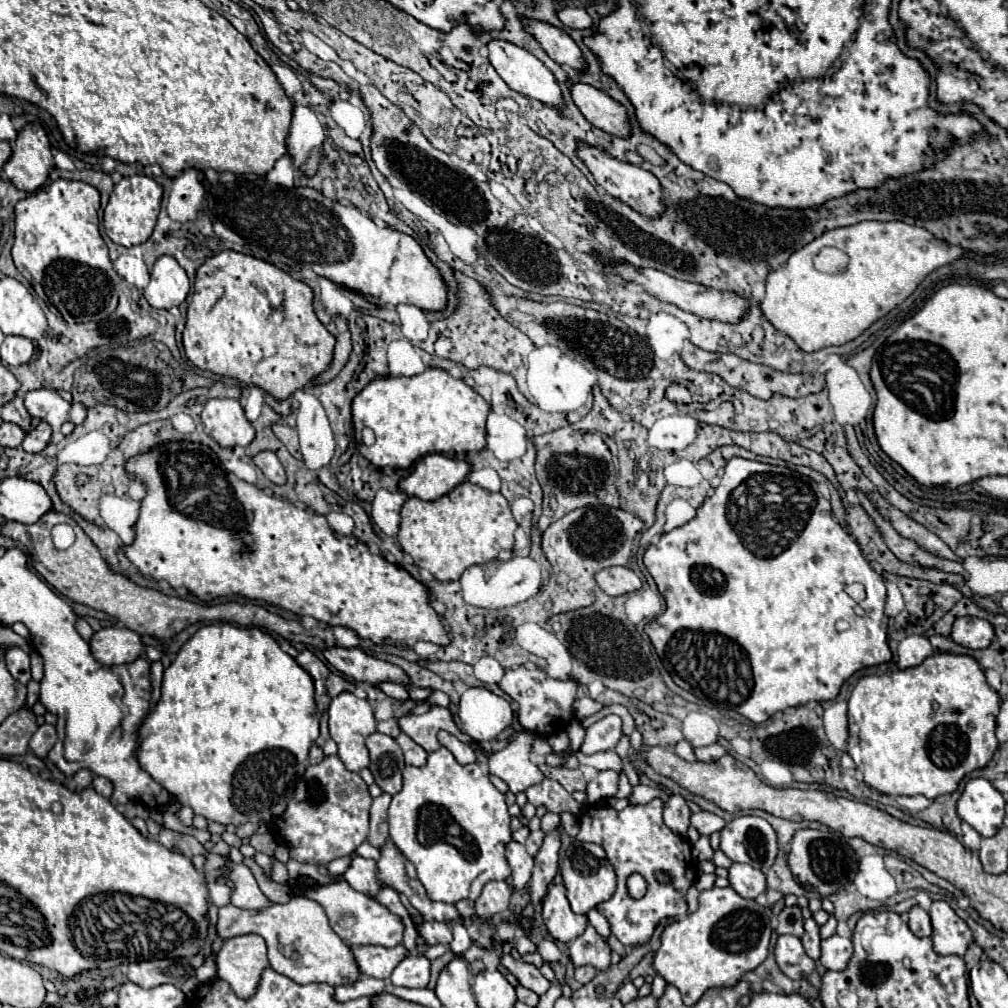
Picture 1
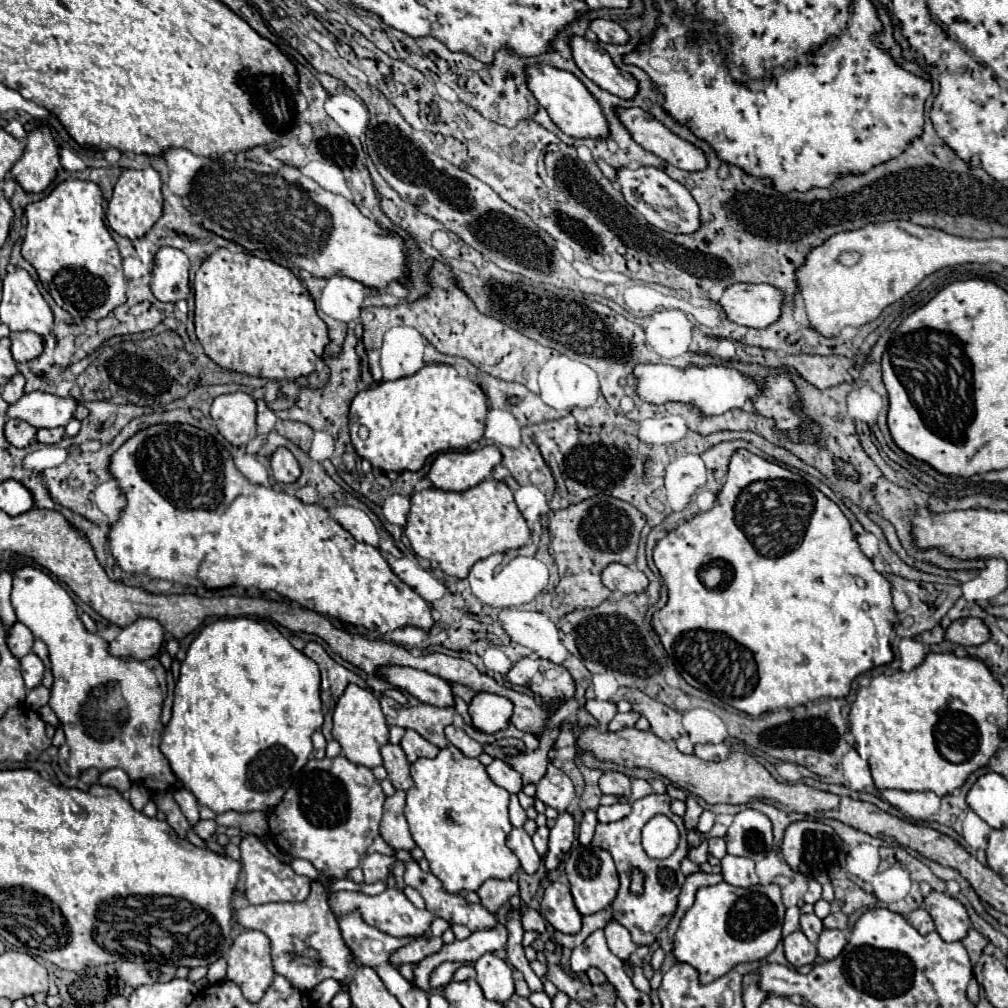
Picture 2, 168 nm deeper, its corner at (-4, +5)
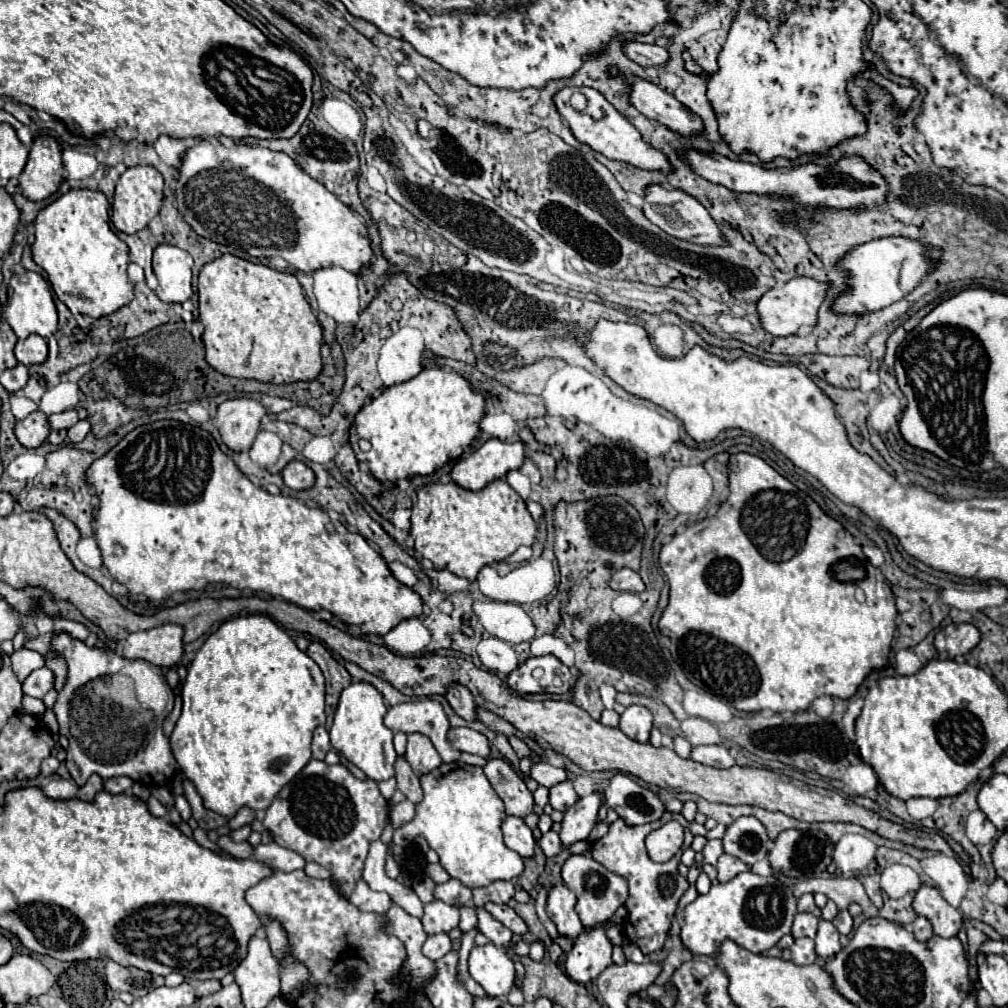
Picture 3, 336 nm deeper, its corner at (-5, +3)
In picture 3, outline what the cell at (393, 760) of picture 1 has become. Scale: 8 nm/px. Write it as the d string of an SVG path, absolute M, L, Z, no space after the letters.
M398 758L396 762L396 780L398 780L398 790L412 802L418 804L422 800L422 788L420 788L420 778L412 772L410 764L404 758Z

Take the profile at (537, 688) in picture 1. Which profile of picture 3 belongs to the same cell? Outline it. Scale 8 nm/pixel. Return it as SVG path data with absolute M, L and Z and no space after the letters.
M552 654L528 658L508 676L508 686L516 692L522 692L522 686L544 686L548 694L562 694L566 688L572 688L572 674L570 668Z

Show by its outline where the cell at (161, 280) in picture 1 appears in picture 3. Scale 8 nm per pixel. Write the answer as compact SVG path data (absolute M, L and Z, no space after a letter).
M160 244L154 250L154 274L158 276L156 294L164 302L186 302L192 296L194 260L186 250Z

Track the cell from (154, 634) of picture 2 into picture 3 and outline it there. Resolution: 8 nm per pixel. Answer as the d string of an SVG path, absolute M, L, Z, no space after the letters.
M166 624L152 630L132 632L124 644L124 658L142 658L160 668L174 668L182 662L184 630L178 624Z

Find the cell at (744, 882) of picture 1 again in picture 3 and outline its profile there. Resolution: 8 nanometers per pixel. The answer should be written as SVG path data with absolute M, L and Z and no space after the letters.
M722 854L722 856L718 858L716 870L718 870L718 882L728 882L730 878L738 876L740 872L746 872L748 866L746 866L744 862L740 862L738 858L730 856L730 854Z

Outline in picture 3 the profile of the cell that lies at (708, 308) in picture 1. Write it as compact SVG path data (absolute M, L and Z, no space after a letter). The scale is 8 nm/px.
M806 276L792 278L790 282L778 284L776 288L768 290L758 300L758 314L760 314L764 330L770 332L772 336L792 336L802 326L814 328L816 322L818 322L818 308L822 306L828 290L830 290L828 282L820 282L820 280L814 280L814 278L806 278Z

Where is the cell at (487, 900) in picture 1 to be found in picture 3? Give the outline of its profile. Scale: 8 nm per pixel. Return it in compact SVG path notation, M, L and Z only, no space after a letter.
M498 880L498 882L492 882L490 886L474 888L472 892L474 892L474 904L476 906L484 906L486 902L506 904L514 896L514 884Z

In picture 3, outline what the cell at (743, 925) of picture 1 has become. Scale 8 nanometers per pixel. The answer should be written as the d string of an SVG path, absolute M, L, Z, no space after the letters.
M752 870L738 874L726 884L714 884L708 894L698 896L684 910L682 942L694 954L714 956L724 938L732 938L750 952L766 952L792 928L796 898L788 886L774 876L760 876Z

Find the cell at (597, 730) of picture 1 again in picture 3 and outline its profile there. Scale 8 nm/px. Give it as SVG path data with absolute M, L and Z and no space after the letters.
M630 706L620 718L620 730L638 742L648 742L652 730L652 714L644 706Z

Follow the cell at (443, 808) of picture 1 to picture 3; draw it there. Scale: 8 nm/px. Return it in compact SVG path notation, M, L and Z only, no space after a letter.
M458 762L456 766L438 768L422 776L420 782L424 800L416 806L416 818L394 832L388 852L395 845L409 846L415 837L424 836L430 848L438 852L442 868L468 888L488 886L496 880L512 880L522 874L522 856L502 840L500 822L506 814L504 802L490 786L482 768Z

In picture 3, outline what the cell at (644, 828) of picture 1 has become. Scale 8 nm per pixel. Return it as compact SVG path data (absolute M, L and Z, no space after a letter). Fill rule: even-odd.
M666 812L658 822L644 824L644 826L626 826L626 822L622 822L622 818L618 818L616 822L610 824L608 834L604 838L600 838L598 842L594 842L590 848L590 854L594 860L598 860L610 872L622 876L628 882L628 900L626 900L628 920L624 924L624 934L646 956L656 950L662 950L662 946L668 938L670 926L672 926L672 918L678 908L678 900L688 890L688 880L678 874L678 864L680 864L680 856L682 856L684 848L688 848L692 844L692 840L694 840L694 836L690 832L690 824L686 822L686 818L682 814ZM670 820L678 820L682 824L682 828L686 828L686 838L684 838L684 846L680 848L680 852L674 854L668 862L660 864L660 862L650 860L646 846L644 846L644 838Z

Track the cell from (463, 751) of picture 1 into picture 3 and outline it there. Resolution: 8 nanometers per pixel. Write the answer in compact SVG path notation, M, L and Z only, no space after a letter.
M450 728L448 730L448 740L454 750L458 752L470 752L478 754L482 758L490 756L490 742L484 734L472 730L472 728Z

